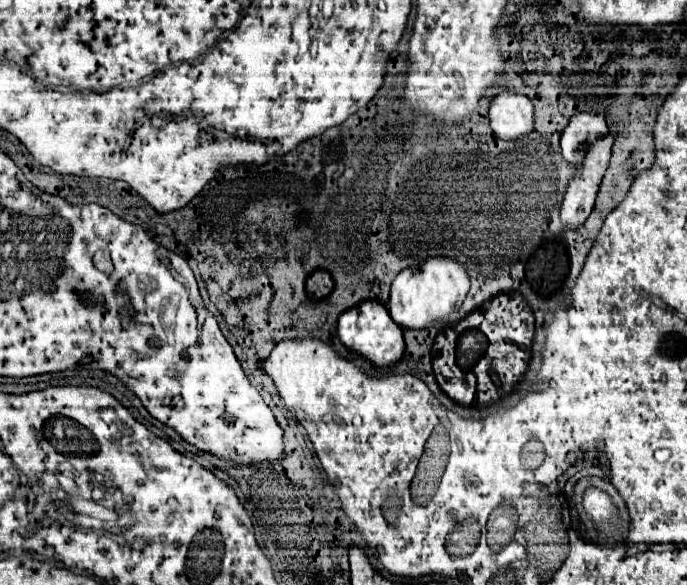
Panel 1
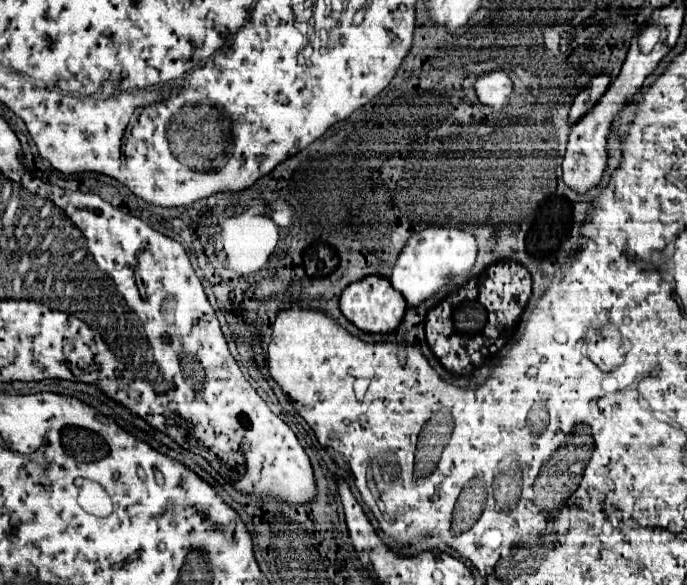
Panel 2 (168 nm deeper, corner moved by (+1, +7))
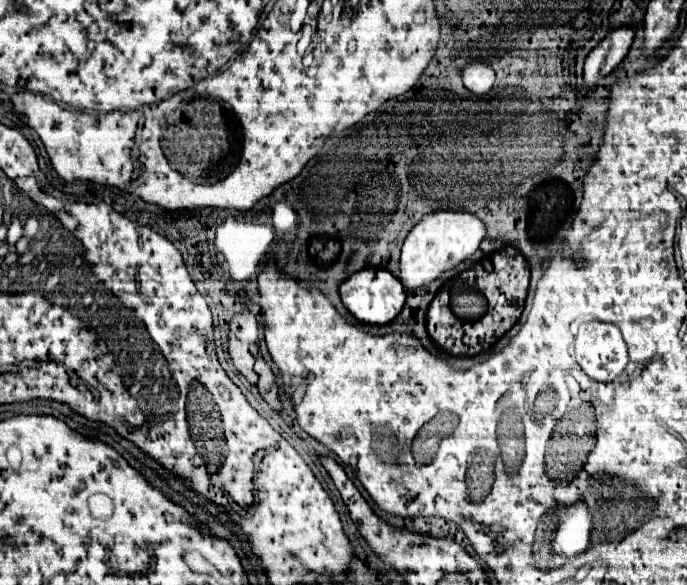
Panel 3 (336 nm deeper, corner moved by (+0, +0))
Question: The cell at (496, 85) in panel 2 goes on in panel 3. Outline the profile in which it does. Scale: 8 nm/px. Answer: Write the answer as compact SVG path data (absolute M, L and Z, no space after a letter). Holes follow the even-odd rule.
M472 63L466 65L462 71L462 79L466 89L470 89L476 95L486 95L494 87L494 69L486 63Z

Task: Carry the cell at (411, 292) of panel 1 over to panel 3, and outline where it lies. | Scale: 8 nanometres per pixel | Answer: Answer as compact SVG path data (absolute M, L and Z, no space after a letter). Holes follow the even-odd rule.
M436 211L434 215L428 215L418 223L410 235L406 237L402 245L402 257L400 257L400 281L404 289L416 291L418 287L434 283L440 275L454 269L462 261L466 261L470 255L474 255L486 235L484 223L462 211Z

